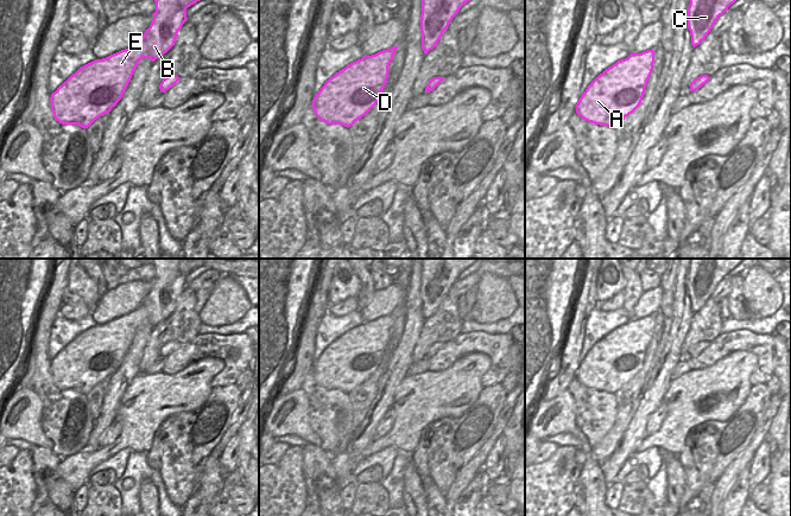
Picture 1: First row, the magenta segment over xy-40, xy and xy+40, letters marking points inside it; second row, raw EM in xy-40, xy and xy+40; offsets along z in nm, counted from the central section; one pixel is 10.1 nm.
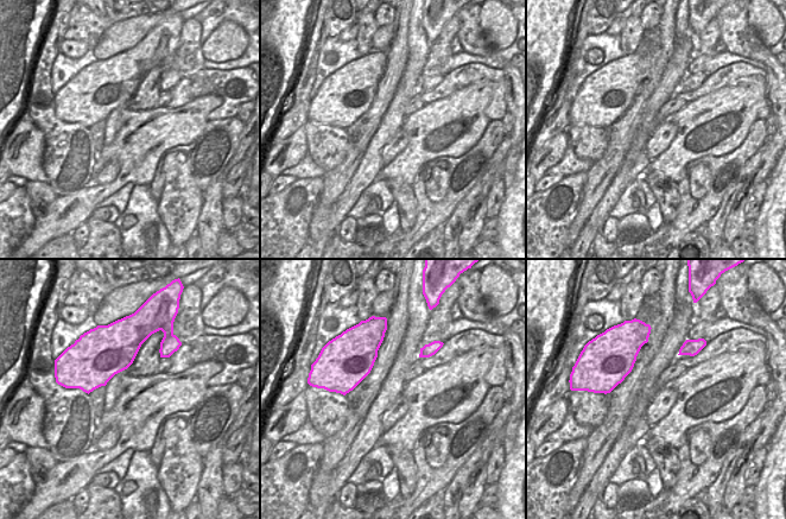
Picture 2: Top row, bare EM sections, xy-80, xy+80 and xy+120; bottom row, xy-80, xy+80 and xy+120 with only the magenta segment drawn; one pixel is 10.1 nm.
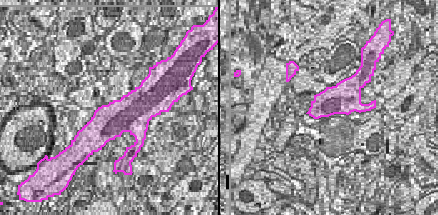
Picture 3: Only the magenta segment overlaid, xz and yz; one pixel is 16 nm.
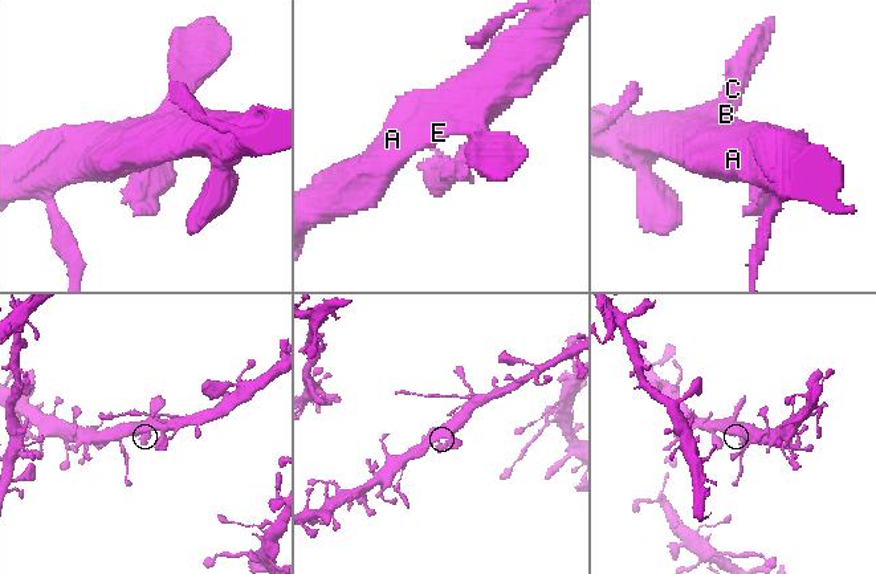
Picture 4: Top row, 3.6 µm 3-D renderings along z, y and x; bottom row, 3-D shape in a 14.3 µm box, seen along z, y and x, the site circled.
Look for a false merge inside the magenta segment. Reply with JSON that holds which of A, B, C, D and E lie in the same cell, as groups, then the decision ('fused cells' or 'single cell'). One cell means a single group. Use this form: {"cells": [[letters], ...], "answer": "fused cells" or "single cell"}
{"cells": [["A", "B", "C", "D", "E"]], "answer": "single cell"}

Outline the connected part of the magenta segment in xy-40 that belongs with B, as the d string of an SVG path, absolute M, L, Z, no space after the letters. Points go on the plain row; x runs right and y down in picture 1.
M151 259L156 267L153 286L143 304L133 312L102 325L81 332L51 359L53 383L62 390L77 390L88 394L96 384L109 378L121 365L132 340L141 324L152 327L166 319L177 305L177 299L186 287L186 274L200 267L207 259Z

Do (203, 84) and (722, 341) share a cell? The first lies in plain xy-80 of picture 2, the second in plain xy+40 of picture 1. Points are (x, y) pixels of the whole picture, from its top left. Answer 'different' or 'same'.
same

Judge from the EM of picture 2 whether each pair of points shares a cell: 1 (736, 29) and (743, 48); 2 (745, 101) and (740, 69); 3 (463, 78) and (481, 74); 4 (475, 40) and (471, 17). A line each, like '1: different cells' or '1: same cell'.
1: same cell
2: different cells
3: same cell
4: same cell

